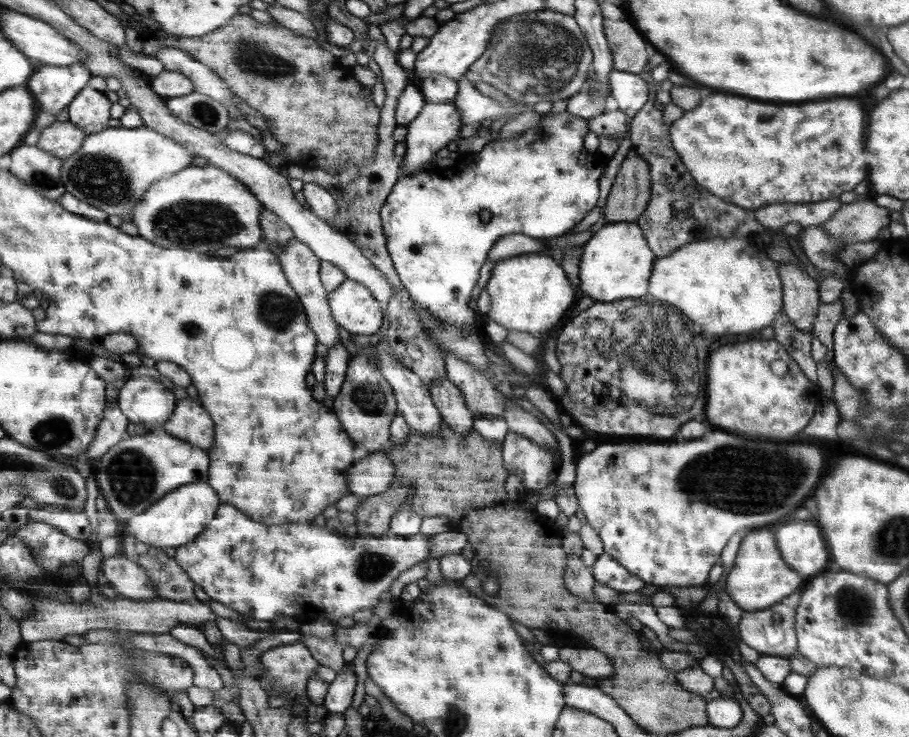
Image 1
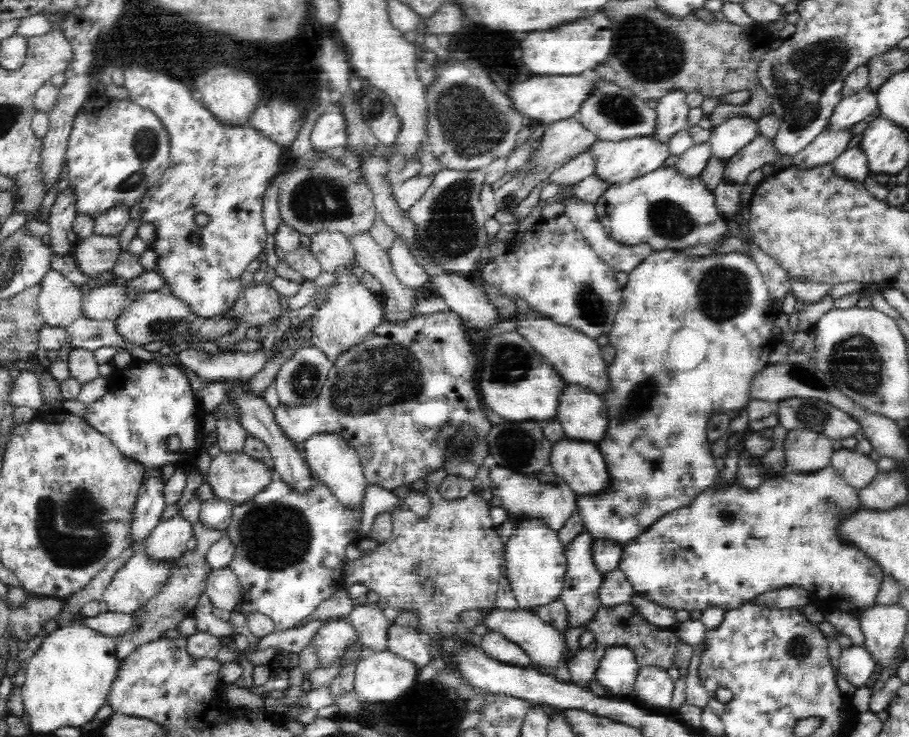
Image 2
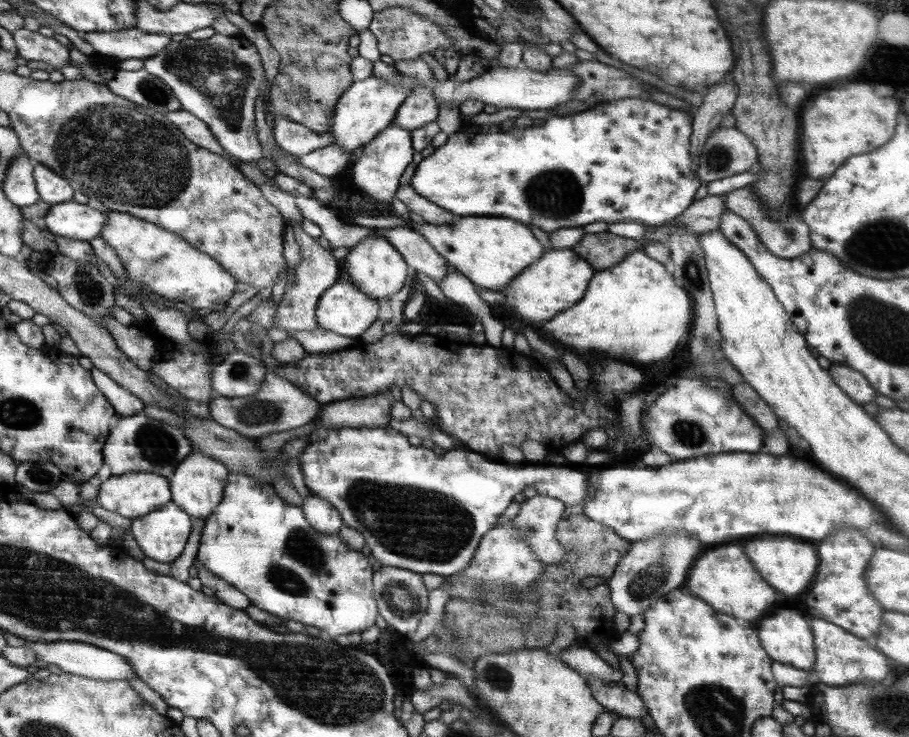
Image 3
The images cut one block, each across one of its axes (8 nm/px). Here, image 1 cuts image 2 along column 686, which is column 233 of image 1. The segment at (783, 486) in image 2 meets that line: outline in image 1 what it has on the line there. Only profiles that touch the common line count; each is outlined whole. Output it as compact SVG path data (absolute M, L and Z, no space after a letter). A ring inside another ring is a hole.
M222 502L220 510L210 522L209 527L207 527L193 543L186 544L185 547L179 547L177 549L177 556L175 556L174 559L177 564L189 574L194 585L200 586L212 601L224 604L224 606L236 610L238 614L245 617L256 618L256 620L268 622L276 621L280 617L296 618L302 625L305 625L307 621L311 620L329 620L337 624L340 618L344 618L344 616L352 617L352 614L358 612L358 610L377 607L380 604L380 594L386 592L386 590L390 590L390 584L398 578L398 574L404 572L404 570L408 570L408 568L412 568L416 564L427 561L428 554L430 554L430 536L421 533L411 538L391 535L390 533L386 533L382 536L362 538L362 536L359 536L359 534L355 532L340 534L340 532L336 530L330 530L330 528L326 527L320 528L320 526L313 524L264 526L264 524L258 524L257 521L252 521L250 517L241 512L241 509L237 509L234 505Z

